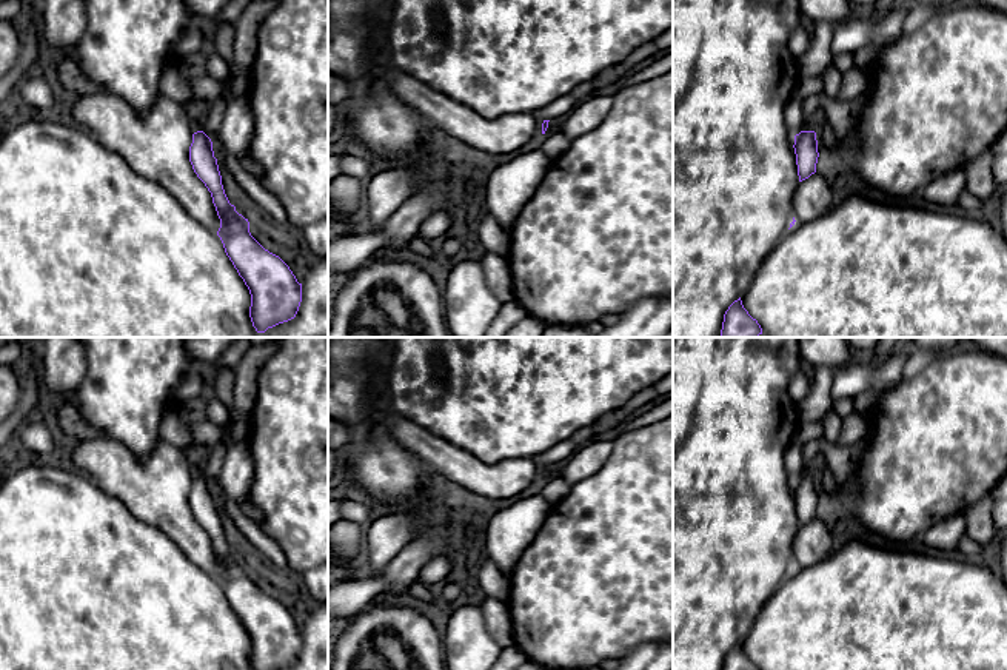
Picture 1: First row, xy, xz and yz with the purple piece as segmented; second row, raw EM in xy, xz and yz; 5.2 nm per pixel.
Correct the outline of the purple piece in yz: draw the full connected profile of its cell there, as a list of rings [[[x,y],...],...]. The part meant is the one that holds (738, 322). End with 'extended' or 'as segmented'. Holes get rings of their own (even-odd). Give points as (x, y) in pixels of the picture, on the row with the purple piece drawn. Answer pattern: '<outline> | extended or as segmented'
[[[741,297],[724,314],[722,337],[758,337],[762,328],[744,308]]] | as segmented

